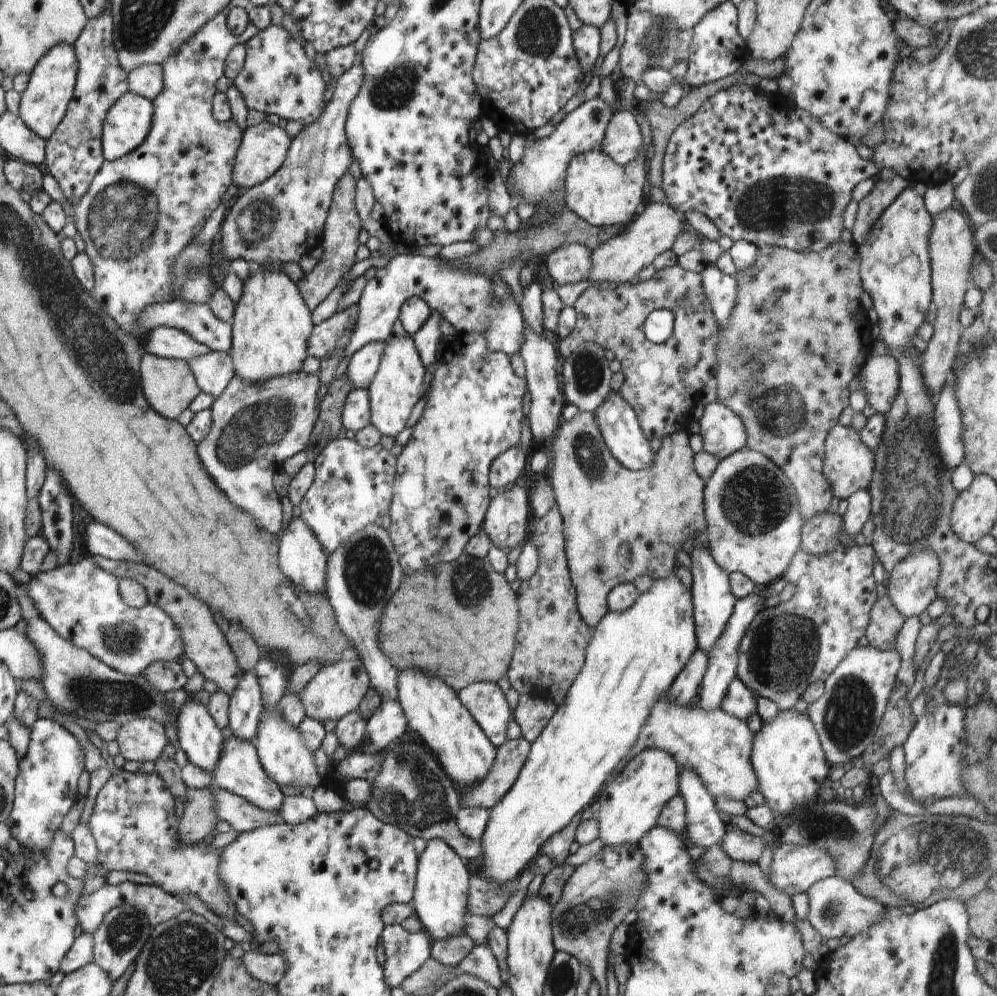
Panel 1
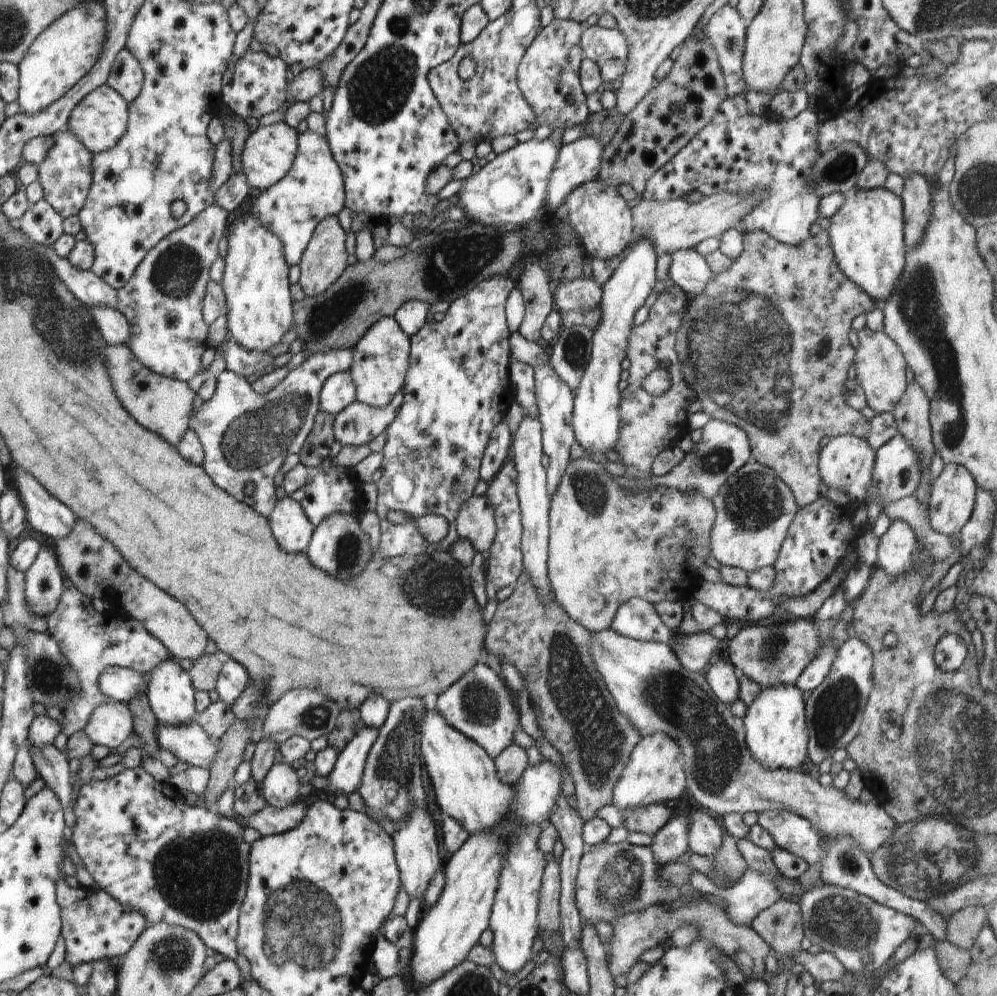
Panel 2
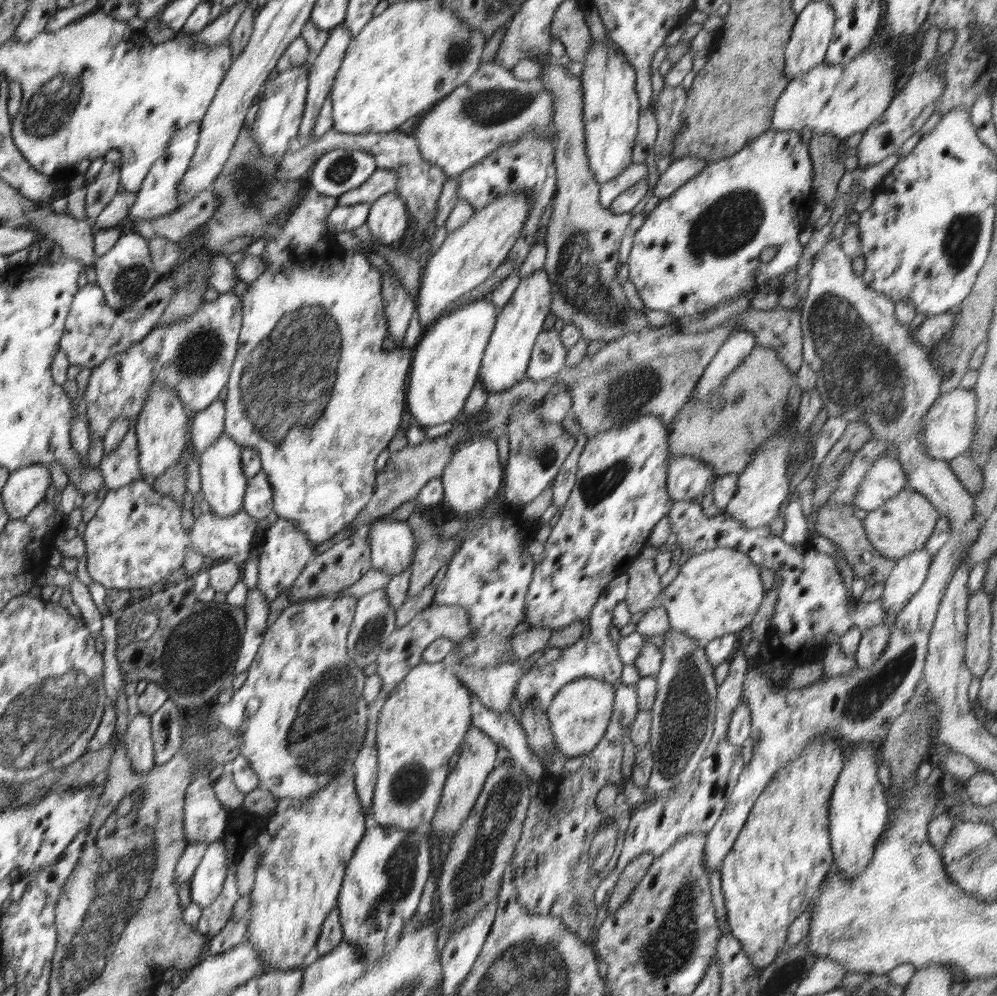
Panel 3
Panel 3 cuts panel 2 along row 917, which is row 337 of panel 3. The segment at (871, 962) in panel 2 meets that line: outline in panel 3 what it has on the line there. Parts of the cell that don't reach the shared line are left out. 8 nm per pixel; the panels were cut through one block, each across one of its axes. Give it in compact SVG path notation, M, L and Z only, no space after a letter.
M828 238L816 254L808 275L807 299L800 311L803 361L810 364L818 376L814 393L821 400L822 408L827 409L828 416L840 416L848 422L864 421L873 428L874 437L892 443L892 452L906 471L908 488L922 493L937 508L939 516L948 518L950 536L962 534L966 524L975 516L975 499L952 473L949 461L930 458L920 444L924 415L928 415L928 409L940 394L939 369L929 360L928 349L916 344L910 329L897 322L895 302L864 284L858 261L846 256L840 240Z

